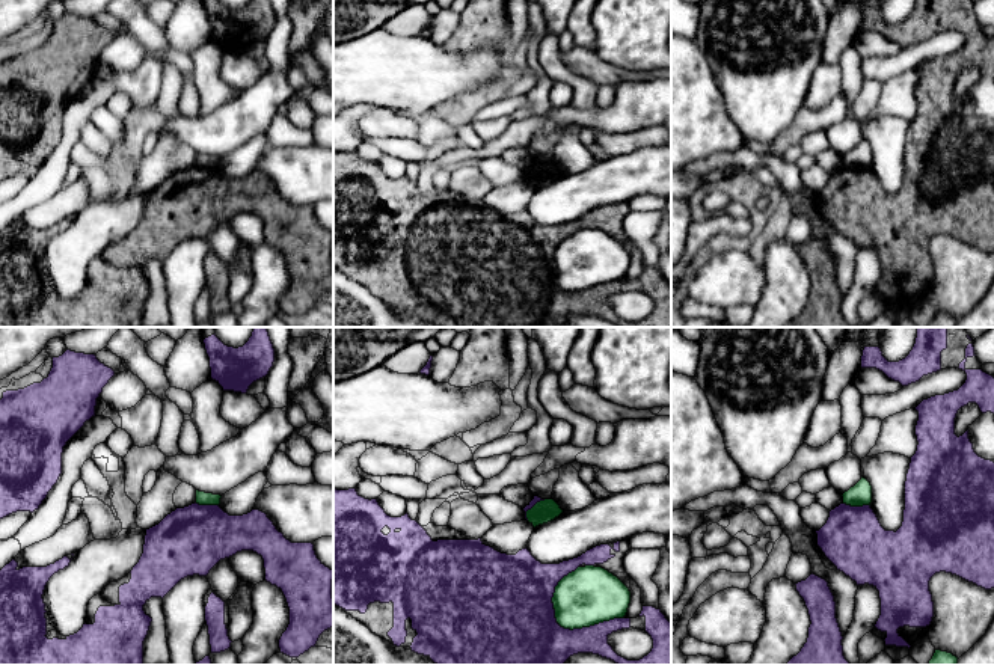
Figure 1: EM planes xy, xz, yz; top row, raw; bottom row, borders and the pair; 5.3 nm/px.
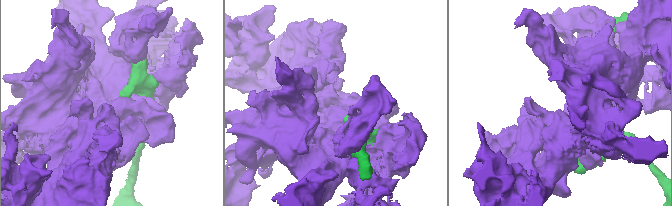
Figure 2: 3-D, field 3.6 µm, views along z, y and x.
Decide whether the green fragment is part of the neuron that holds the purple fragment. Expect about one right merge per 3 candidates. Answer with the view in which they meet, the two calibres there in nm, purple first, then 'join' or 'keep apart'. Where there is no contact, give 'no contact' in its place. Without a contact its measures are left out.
contact in xz; calibres 380 and 300 nm; keep apart

